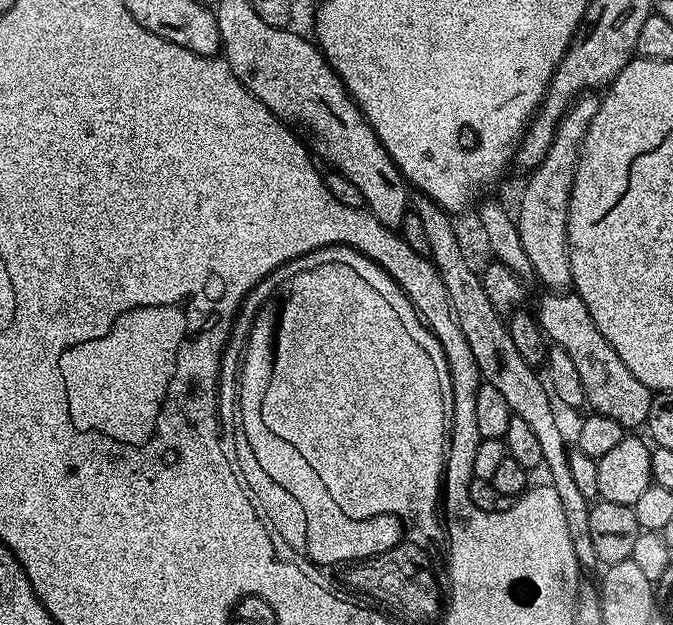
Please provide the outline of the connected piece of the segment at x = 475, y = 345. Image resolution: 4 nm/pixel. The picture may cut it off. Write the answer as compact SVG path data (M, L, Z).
M413 191L410 196L410 208L422 222L427 241L430 242L430 259L442 278L442 286L446 286L446 294L450 298L450 306L454 310L454 318L458 318L458 326L462 326L462 334L466 334L466 342L470 342L470 351L474 354L474 362L478 362L478 370L483 383L494 386L494 390L506 398L506 406L510 406L512 415L527 422L530 430L542 445L543 467L548 468L550 486L558 490L558 498L562 502L562 510L566 510L566 526L570 529L570 540L574 542L574 554L585 570L597 570L601 567L598 554L595 553L594 541L590 538L590 502L578 490L573 475L570 474L568 453L570 444L564 441L564 432L560 429L560 420L552 409L553 397L535 367L518 354L518 346L514 346L514 338L510 338L508 321L501 318L494 304L486 294L486 286L482 286L482 278L477 269L472 269L468 256L464 253L464 244L456 233L453 217L438 202L434 202L426 194Z

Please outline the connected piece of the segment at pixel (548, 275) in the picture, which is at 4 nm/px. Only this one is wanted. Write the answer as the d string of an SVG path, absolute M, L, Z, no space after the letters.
M581 94L572 101L568 112L560 120L554 134L554 142L550 142L550 150L546 150L546 158L536 168L531 169L528 181L524 184L524 193L520 196L520 213L515 213L516 229L522 238L522 250L526 250L526 258L536 271L539 283L549 284L549 289L564 290L571 285L570 250L568 249L568 207L572 197L572 187L576 177L576 167L580 161L580 151L586 142L586 130L590 130L590 122L594 122L594 114L598 114L601 97L596 94Z

